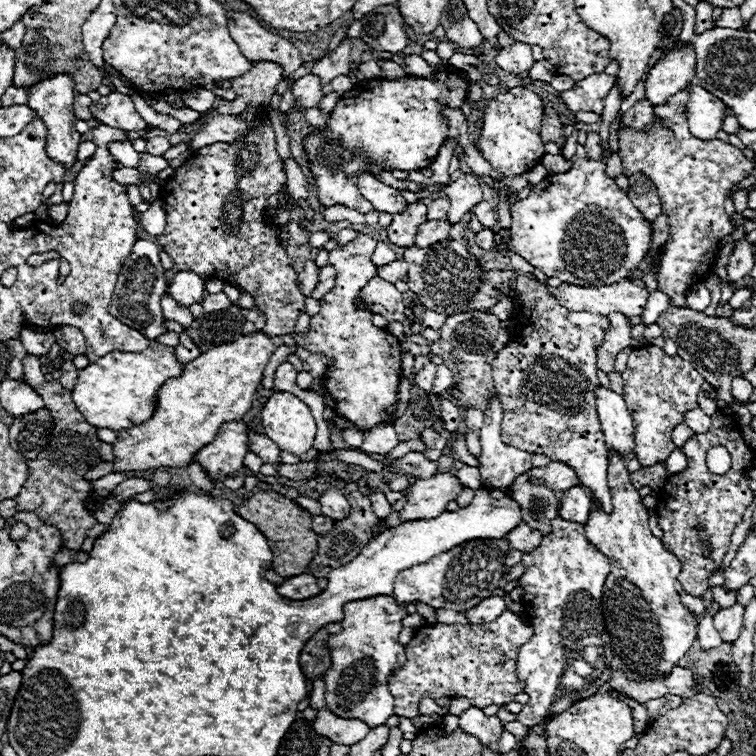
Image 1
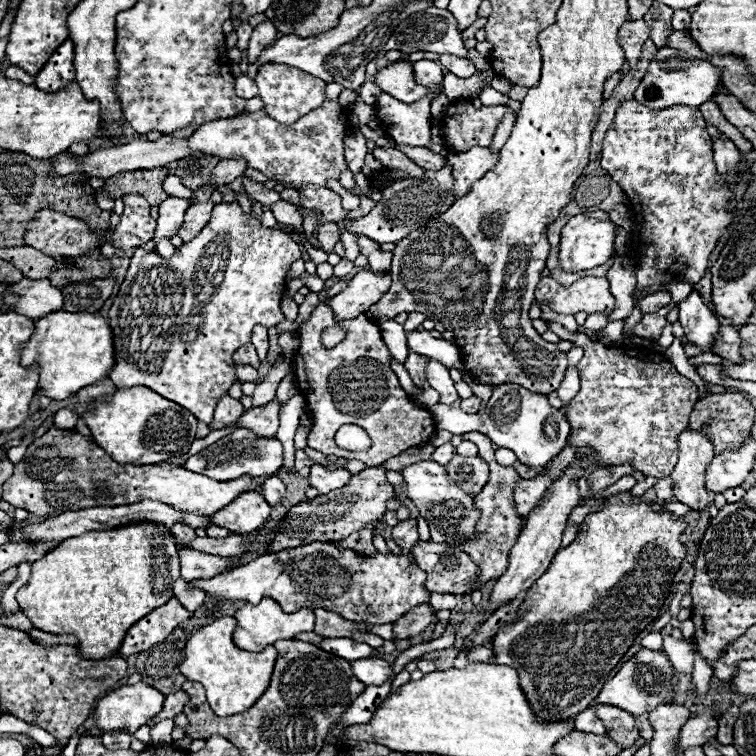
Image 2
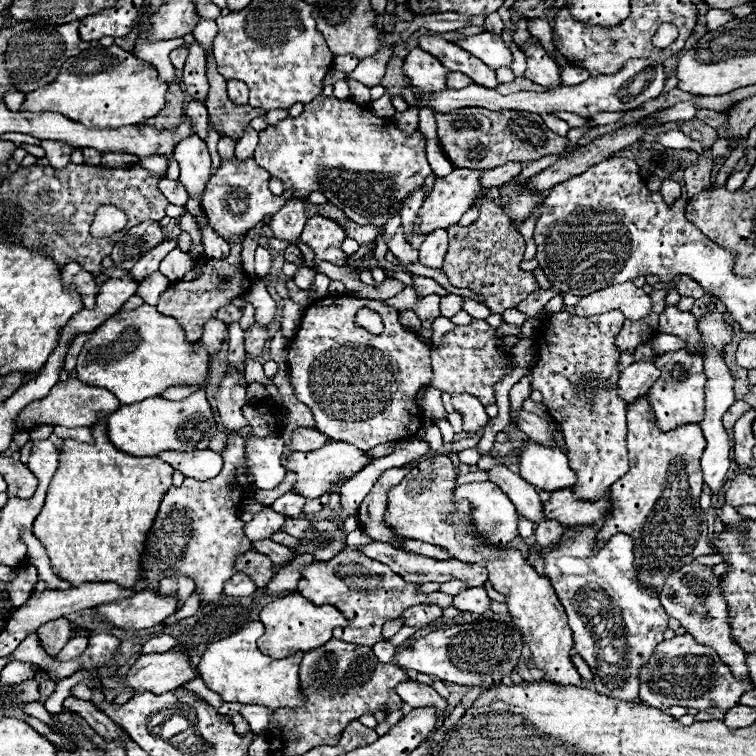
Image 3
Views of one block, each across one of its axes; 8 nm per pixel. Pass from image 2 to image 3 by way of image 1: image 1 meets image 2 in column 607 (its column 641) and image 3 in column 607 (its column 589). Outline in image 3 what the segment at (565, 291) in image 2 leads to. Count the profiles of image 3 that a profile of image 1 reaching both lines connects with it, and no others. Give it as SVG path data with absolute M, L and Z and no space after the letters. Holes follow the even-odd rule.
M624 282L592 292L574 306L574 312L578 316L586 317L610 310L622 310L628 320L640 320L652 312L652 298L632 282Z

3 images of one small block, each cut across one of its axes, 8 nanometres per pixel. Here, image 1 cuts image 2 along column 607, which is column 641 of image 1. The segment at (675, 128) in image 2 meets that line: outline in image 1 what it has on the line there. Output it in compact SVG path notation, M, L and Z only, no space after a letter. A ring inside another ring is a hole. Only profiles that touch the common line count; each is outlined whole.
M684 88L676 92L668 104L656 108L656 114L666 120L670 130L654 130L652 126L648 134L626 128L620 128L618 132L624 174L642 172L652 178L662 200L662 210L670 218L670 240L662 246L658 290L668 294L674 306L684 306L688 288L702 282L712 270L720 240L734 232L734 226L724 212L726 192L754 170L752 160L736 146L724 144L722 140L700 140L690 134L686 118L688 96L690 90Z

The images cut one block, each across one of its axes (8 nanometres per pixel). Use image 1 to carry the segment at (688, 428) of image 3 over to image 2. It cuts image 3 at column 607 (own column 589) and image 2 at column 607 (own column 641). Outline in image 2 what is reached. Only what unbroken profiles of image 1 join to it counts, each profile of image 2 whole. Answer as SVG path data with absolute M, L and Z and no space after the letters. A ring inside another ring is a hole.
M630 490L618 492L618 494L614 494L614 496L606 496L602 508L586 516L584 524L580 526L578 538L576 538L570 546L562 548L562 550L554 556L550 568L548 568L548 570L534 582L534 586L526 592L520 622L510 624L510 626L504 626L504 628L498 630L498 634L496 634L496 638L494 638L496 662L498 662L498 664L508 664L508 666L512 666L514 670L518 670L520 682L522 682L520 686L522 686L524 694L528 696L532 708L534 708L540 716L558 720L558 718L572 718L572 716L584 712L584 710L594 702L594 698L596 698L598 692L602 690L602 686L604 686L608 674L610 674L612 668L620 662L620 658L626 654L626 650L632 646L632 642L636 640L636 636L638 636L654 618L658 618L660 608L666 604L666 600L668 600L668 596L670 596L670 590L672 590L672 584L674 584L674 576L676 576L676 572L678 572L682 560L686 558L686 546L680 542L680 536L684 534L684 530L686 530L686 526L688 526L684 520L676 518L670 510L666 510L666 502L660 504L660 506L664 506L664 510L654 510L652 504L644 502L642 498L634 498Z

